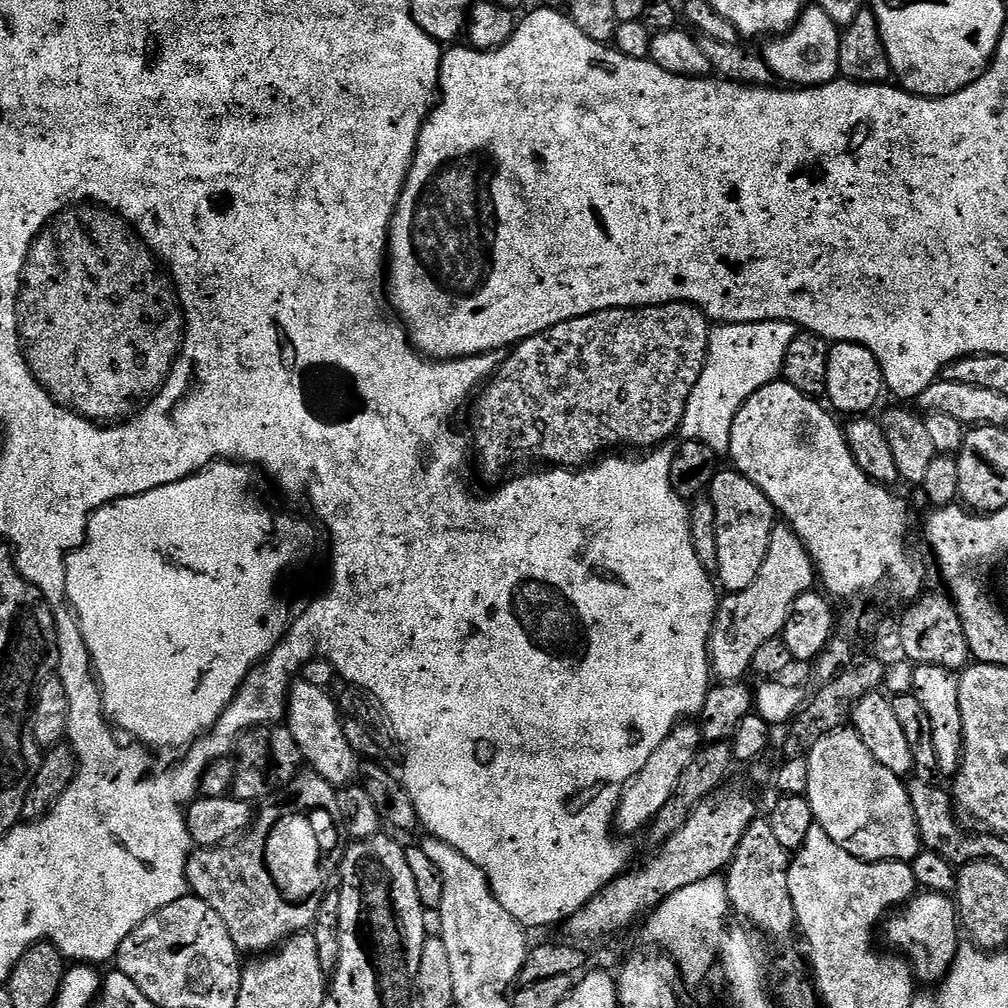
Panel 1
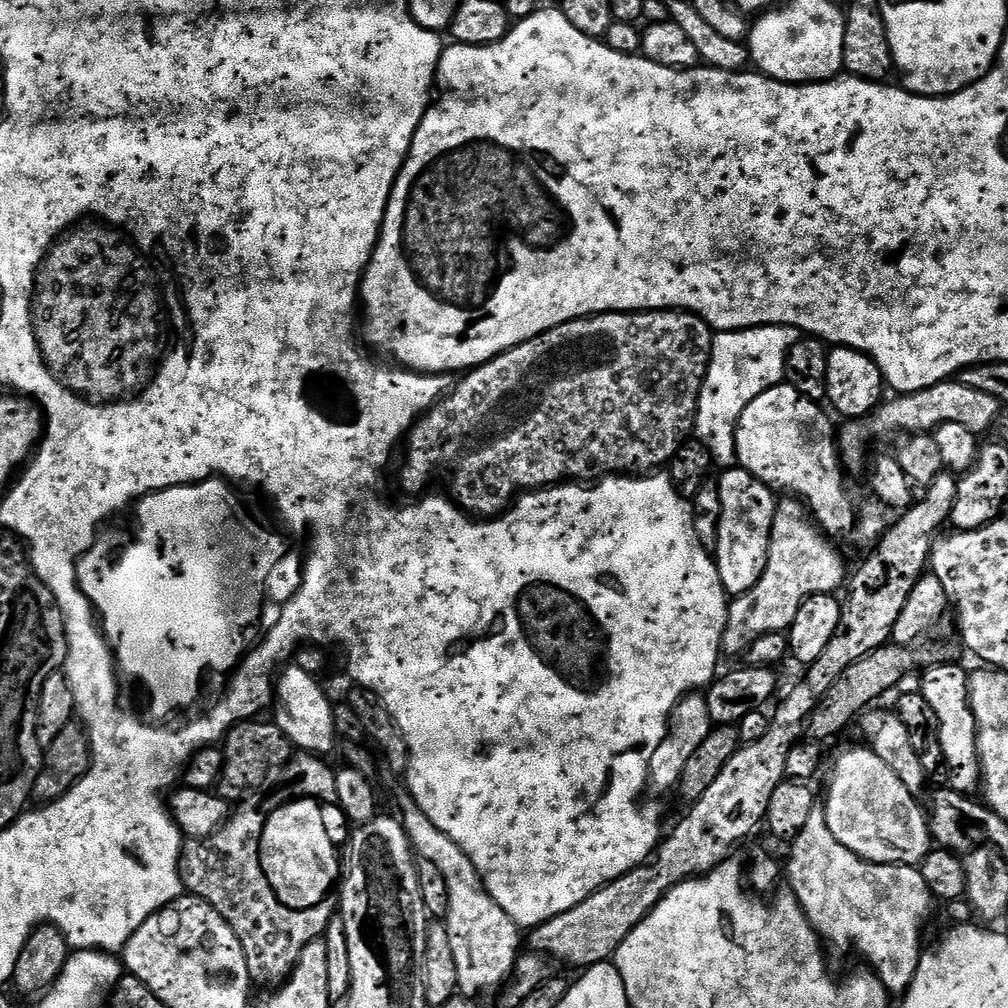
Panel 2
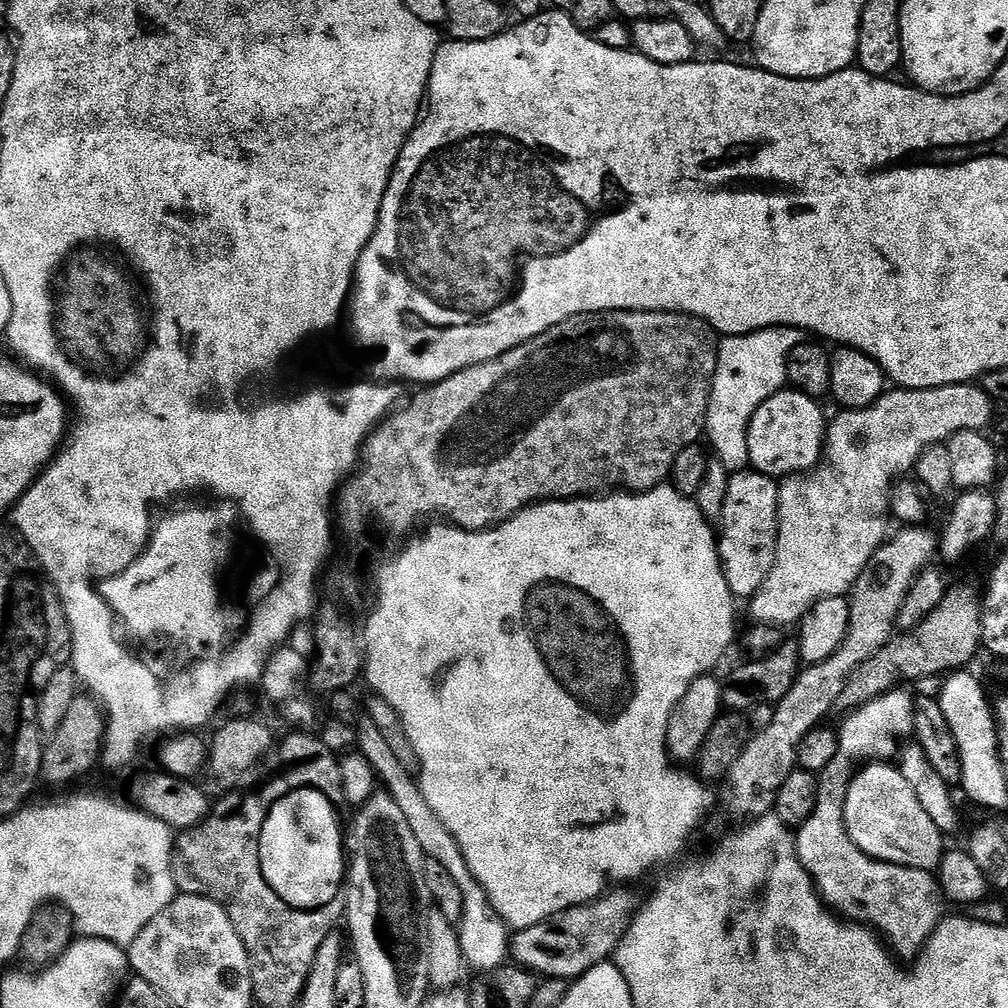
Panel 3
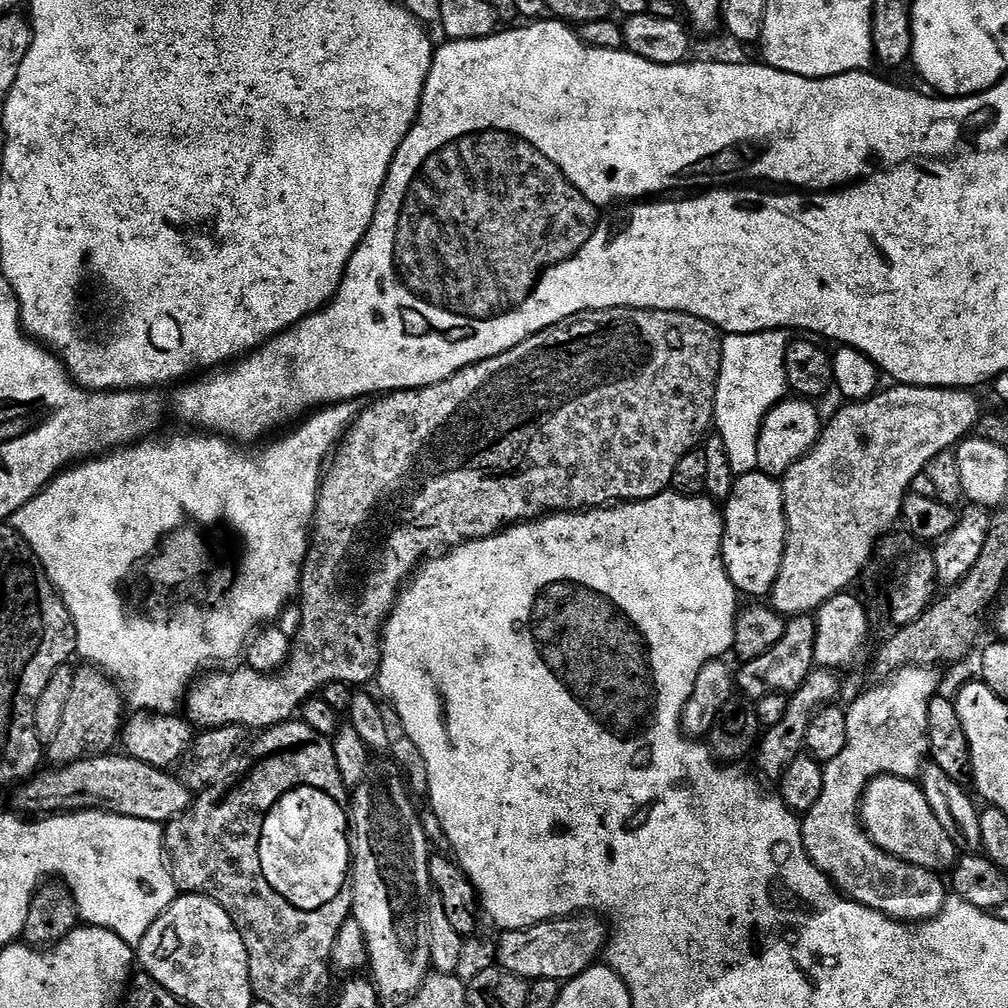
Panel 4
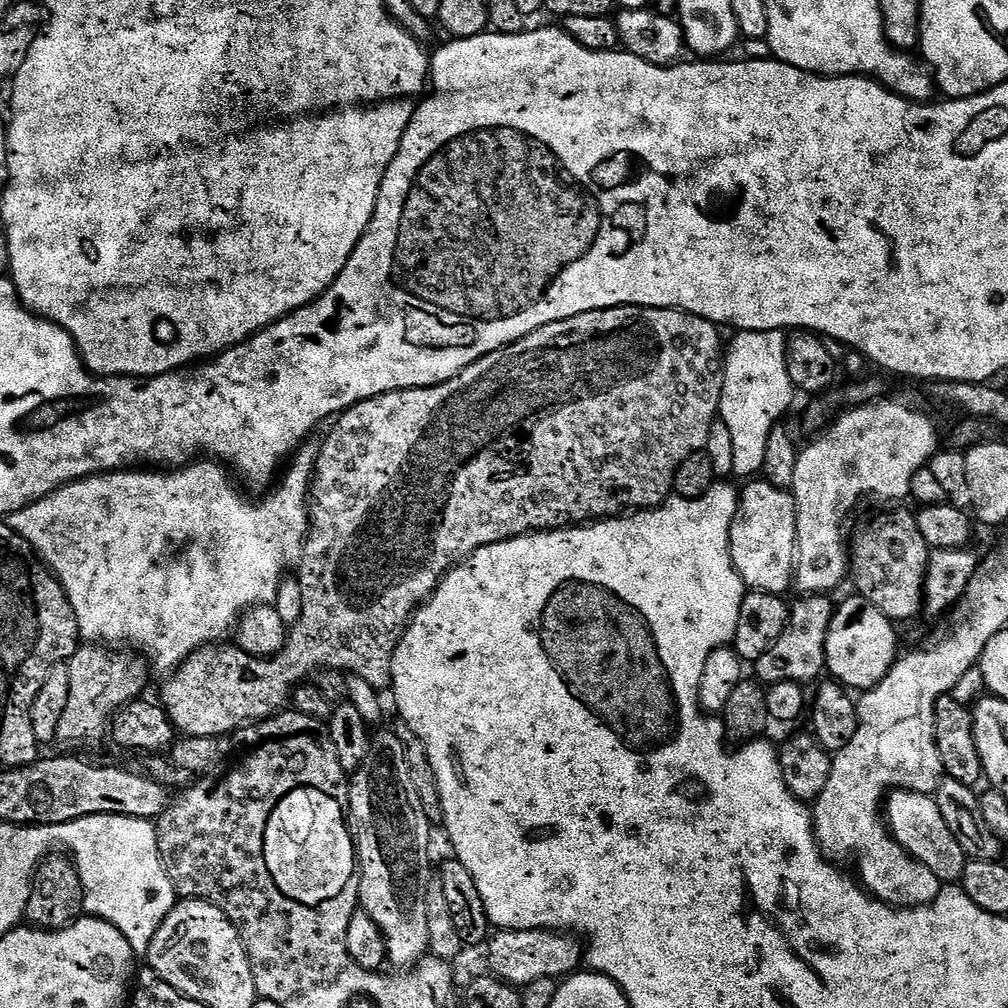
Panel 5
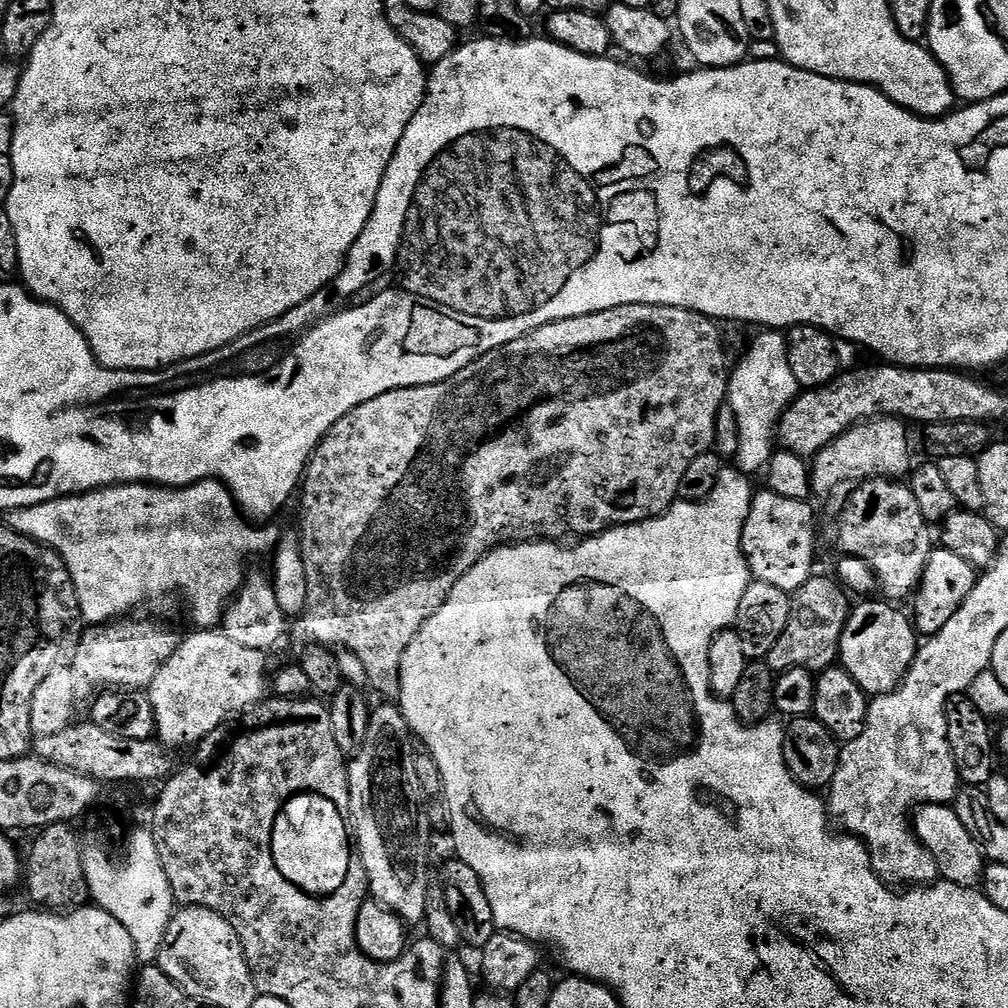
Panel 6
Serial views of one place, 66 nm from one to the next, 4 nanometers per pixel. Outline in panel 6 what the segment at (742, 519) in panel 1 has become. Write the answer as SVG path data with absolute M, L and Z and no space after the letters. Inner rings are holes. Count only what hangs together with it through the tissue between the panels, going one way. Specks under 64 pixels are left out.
M771 490L763 491L757 491L752 497L752 505L742 530L740 549L744 552L749 573L755 579L770 582L770 586L778 586L778 590L791 594L797 592L814 575L812 562L816 558L816 532L812 529L812 508L807 499L782 498L782 494L774 494Z

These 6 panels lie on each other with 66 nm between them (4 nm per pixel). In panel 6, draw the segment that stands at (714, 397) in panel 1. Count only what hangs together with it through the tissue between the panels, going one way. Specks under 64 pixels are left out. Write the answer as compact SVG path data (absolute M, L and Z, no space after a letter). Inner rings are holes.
M764 330L759 334L745 350L744 357L737 364L735 361L728 377L726 404L737 420L738 448L734 460L744 472L767 469L774 451L775 426L780 423L781 413L801 391L800 383L790 374L790 362L786 362L785 333Z

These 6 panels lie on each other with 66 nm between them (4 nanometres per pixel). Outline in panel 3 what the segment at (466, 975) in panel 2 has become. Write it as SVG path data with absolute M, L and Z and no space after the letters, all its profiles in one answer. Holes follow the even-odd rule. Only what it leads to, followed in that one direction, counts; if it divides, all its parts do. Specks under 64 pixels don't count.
M360 718L357 719L354 727L356 748L367 758L370 766L374 766L383 791L389 792L394 798L394 802L398 802L398 806L402 809L402 815L406 817L410 830L414 830L414 838L418 838L418 846L424 851L425 857L434 862L442 862L442 866L446 866L450 878L454 878L454 882L458 882L458 890L462 892L462 918L458 925L458 931L465 965L471 971L473 968L473 973L476 974L492 972L501 967L510 956L510 929L504 923L504 919L493 910L492 903L484 893L484 887L476 881L470 866L466 866L466 858L462 854L454 834L450 834L450 830L446 830L446 826L442 826L438 814L434 814L434 810L430 810L430 802L426 802L417 777L409 769L404 768L402 762L398 762L394 750L390 750L390 746L386 746L386 737L380 733L378 726L374 726L374 722L370 722L367 718Z

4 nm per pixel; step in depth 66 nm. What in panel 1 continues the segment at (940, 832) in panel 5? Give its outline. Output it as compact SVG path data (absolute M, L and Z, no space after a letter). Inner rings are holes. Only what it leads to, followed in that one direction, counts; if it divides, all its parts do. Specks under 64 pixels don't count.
M839 730L828 733L808 751L808 790L812 819L842 850L869 862L911 862L922 851L918 822L914 818L912 803L905 781L895 776L862 742L855 730Z

